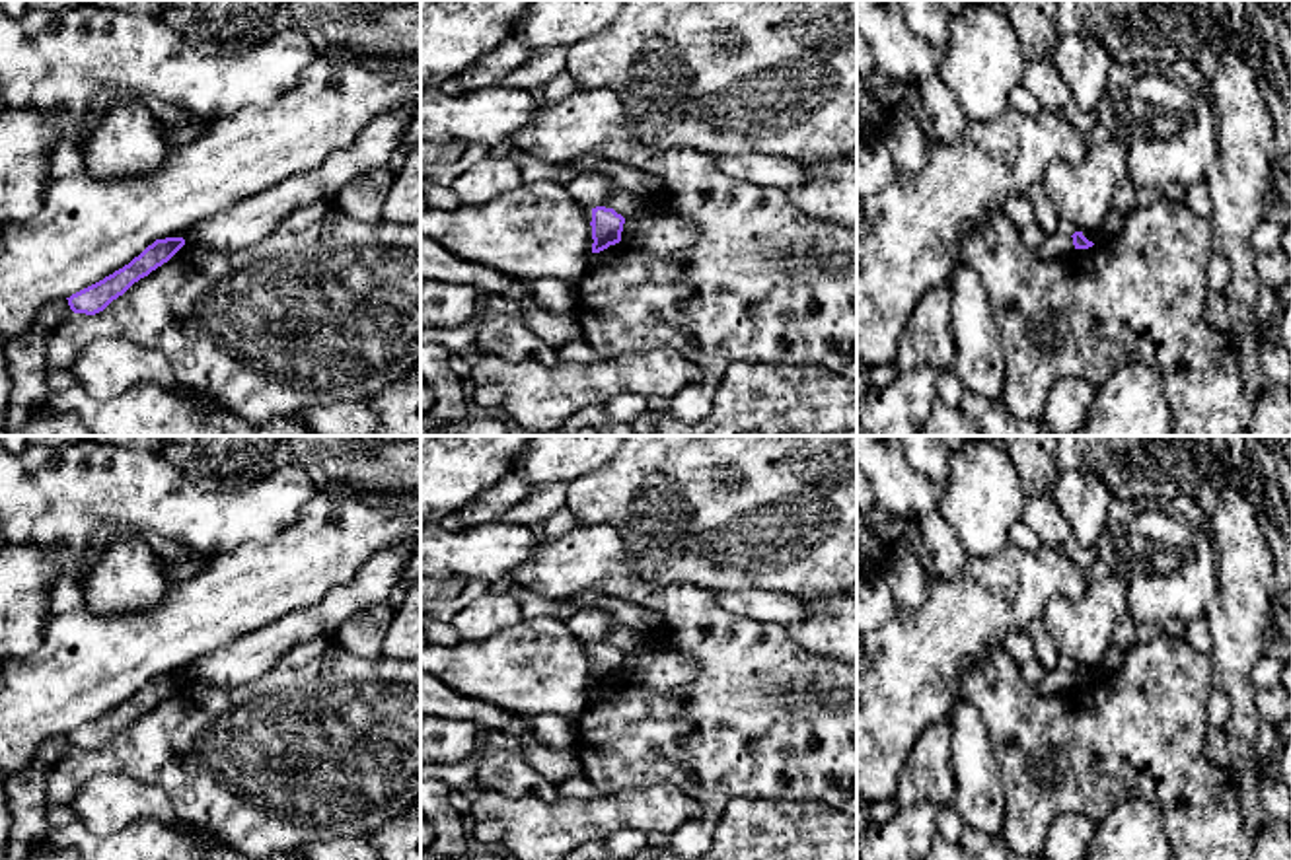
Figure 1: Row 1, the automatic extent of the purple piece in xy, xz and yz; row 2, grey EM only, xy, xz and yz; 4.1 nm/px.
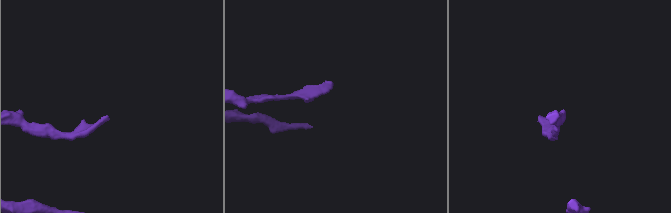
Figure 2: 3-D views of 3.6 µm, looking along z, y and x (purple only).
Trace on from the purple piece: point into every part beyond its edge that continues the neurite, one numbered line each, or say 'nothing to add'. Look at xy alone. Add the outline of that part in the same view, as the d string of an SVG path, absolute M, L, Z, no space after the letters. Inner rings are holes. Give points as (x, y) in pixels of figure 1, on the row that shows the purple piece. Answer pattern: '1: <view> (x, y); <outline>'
nothing to add

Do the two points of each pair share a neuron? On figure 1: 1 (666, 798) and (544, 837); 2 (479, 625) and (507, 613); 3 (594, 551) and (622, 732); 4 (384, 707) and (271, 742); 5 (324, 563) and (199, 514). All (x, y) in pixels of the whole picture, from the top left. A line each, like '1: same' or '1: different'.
1: same
2: same
3: same
4: same
5: different

